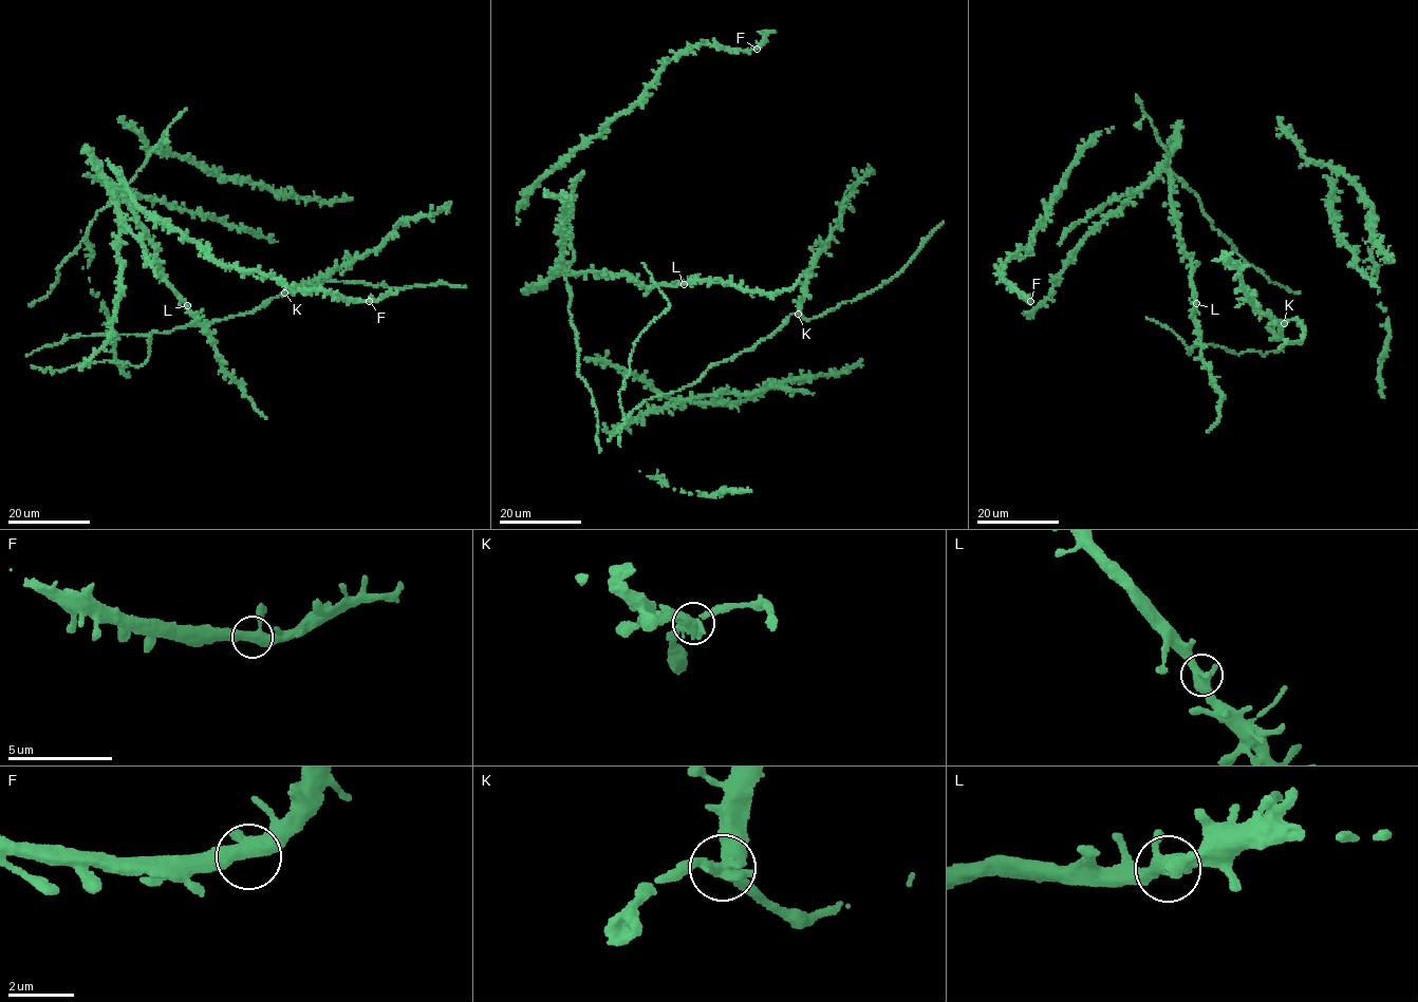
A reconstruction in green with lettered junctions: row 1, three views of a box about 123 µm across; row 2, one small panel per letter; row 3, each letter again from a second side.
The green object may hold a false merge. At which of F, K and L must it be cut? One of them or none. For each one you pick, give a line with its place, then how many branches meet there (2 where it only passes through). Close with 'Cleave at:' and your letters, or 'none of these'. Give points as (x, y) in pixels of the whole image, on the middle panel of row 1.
K: place (798, 314); branches 3
Cleave at: K

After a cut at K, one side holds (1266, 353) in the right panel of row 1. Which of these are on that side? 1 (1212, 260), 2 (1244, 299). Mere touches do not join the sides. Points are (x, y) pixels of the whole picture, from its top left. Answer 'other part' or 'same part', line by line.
1: other part
2: other part

